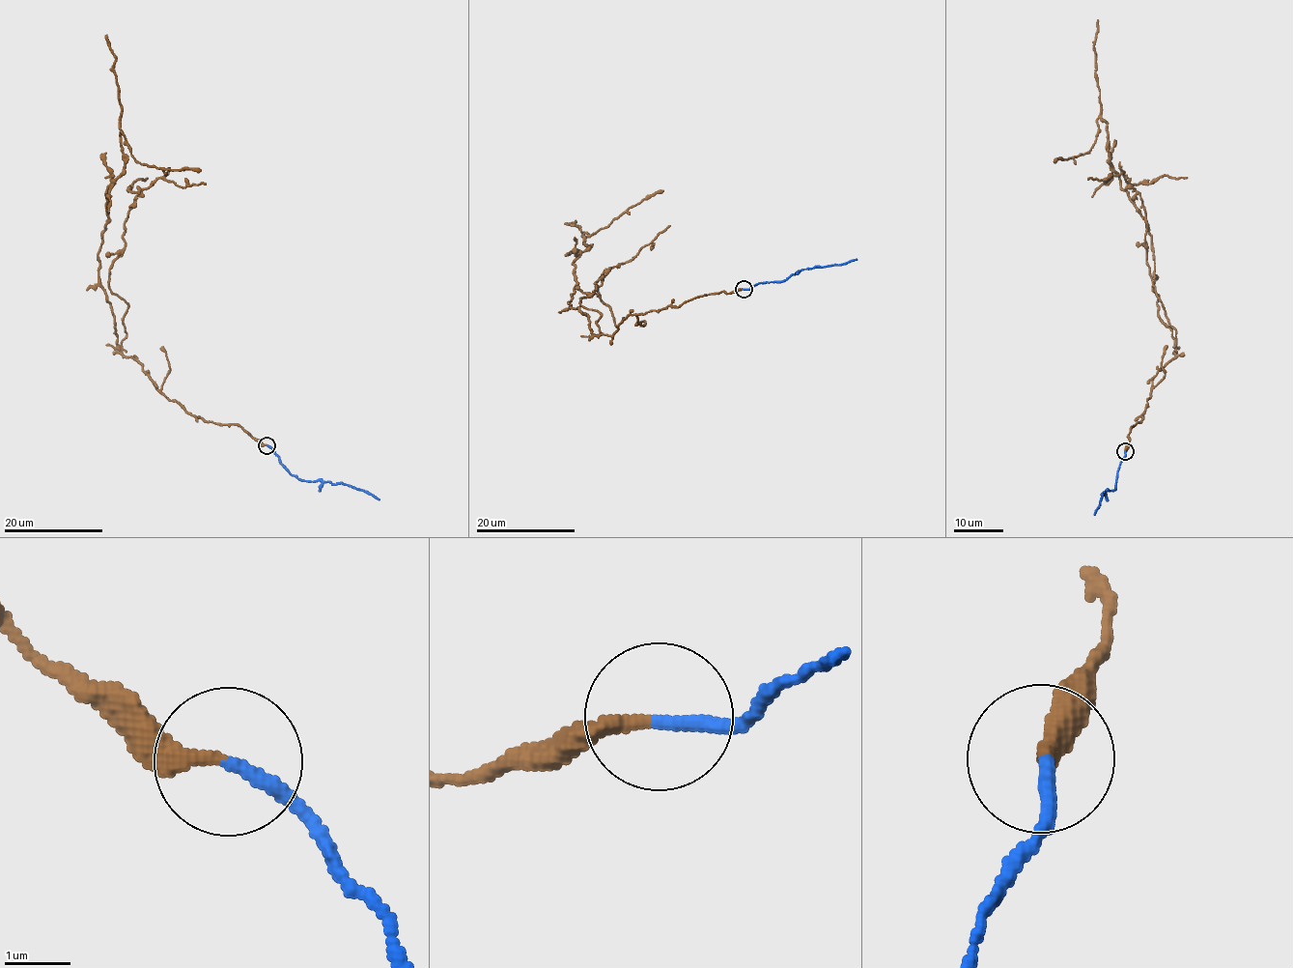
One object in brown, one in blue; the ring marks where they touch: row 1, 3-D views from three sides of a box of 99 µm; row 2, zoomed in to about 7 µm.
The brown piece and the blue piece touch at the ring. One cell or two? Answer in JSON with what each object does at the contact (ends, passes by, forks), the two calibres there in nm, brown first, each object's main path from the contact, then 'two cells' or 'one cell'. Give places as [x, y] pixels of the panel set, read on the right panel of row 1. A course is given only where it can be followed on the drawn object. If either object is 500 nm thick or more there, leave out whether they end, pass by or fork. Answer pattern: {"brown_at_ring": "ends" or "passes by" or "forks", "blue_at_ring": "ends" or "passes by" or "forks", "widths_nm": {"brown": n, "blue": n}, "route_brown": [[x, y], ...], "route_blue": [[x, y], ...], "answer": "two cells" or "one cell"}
{"brown_at_ring": "ends", "blue_at_ring": "ends", "widths_nm": {"brown": 240, "blue": 220}, "route_brown": [[1124, 451], [1174, 355], [1148, 224], [1110, 165], [1106, 123], [1096, 121], [1088, 153], [1054, 161]], "route_blue": [[1124, 451], [1115, 488], [1104, 492], [1094, 515]], "answer": "two cells"}

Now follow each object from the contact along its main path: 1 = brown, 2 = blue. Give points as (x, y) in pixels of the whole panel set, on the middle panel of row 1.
1: (744, 288), (631, 314), (611, 335), (595, 335), (570, 307), (583, 235), (663, 190)
2: (744, 288), (749, 289), (759, 283), (784, 281), (803, 269), (857, 259)

